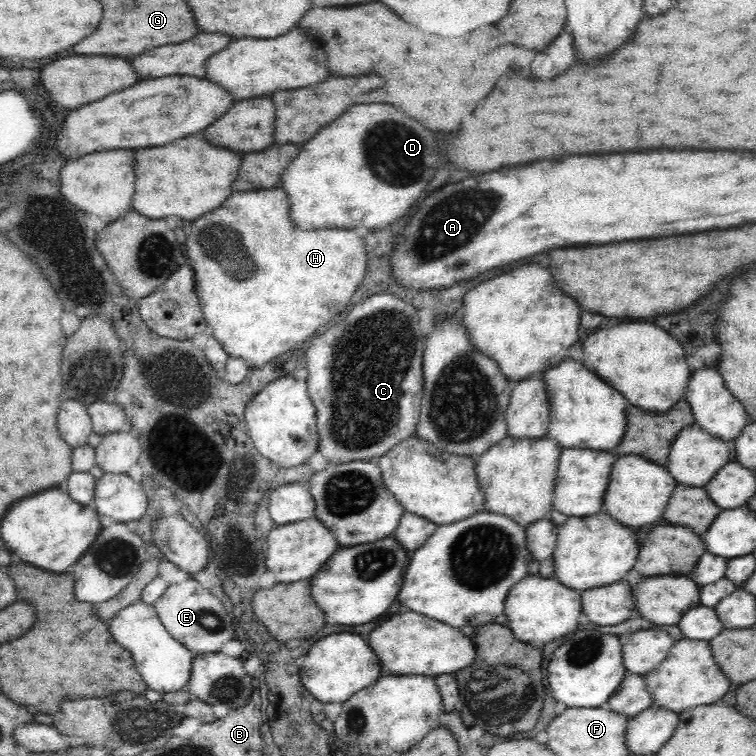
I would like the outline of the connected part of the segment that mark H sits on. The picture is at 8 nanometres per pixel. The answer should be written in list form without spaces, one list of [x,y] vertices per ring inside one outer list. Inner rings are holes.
[[[282,188],[234,192],[218,210],[198,220],[194,230],[202,230],[186,240],[188,264],[195,275],[195,291],[199,298],[207,330],[222,345],[230,358],[241,358],[258,369],[280,355],[306,342],[318,326],[338,316],[356,292],[367,269],[365,239],[359,230],[300,230],[289,217],[289,202]]]

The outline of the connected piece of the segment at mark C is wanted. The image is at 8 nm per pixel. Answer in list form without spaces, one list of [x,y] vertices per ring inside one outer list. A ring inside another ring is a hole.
[[[374,294],[356,304],[342,322],[306,346],[308,395],[316,407],[316,428],[320,435],[318,452],[330,461],[330,465],[335,461],[346,464],[382,457],[402,440],[416,434],[424,390],[424,340],[418,314],[410,304],[391,294]]]

